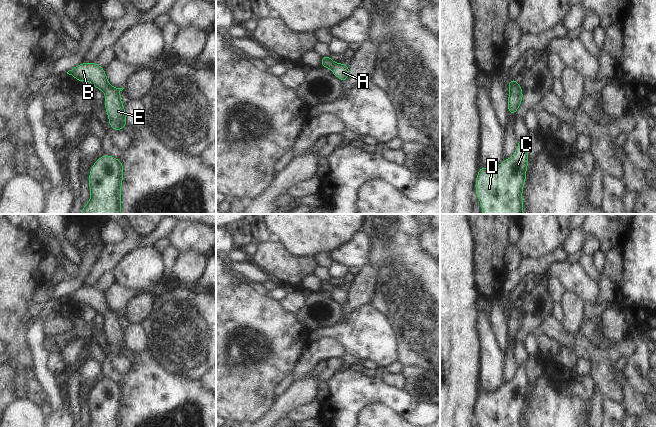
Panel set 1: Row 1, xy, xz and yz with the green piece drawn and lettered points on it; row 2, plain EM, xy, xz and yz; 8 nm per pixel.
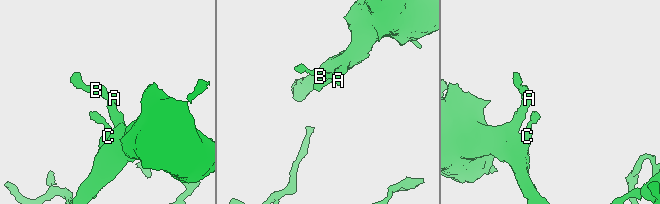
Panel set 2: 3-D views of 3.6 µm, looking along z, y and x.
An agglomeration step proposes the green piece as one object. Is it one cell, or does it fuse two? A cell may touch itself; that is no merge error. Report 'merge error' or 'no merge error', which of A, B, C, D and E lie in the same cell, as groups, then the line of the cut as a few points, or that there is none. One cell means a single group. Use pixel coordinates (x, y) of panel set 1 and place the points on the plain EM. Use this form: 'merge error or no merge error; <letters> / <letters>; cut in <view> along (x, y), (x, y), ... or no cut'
no merge error; A B C D E; no cut

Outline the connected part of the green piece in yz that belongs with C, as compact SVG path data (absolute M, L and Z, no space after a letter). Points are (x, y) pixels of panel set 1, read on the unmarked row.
M523 363L514 379L505 383L495 394L480 390L475 407L480 427L523 427L522 415L528 386L528 374Z

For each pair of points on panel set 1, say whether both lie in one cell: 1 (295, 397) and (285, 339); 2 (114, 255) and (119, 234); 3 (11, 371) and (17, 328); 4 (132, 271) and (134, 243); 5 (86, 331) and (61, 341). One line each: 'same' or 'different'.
1: different
2: different
3: different
4: different
5: same

